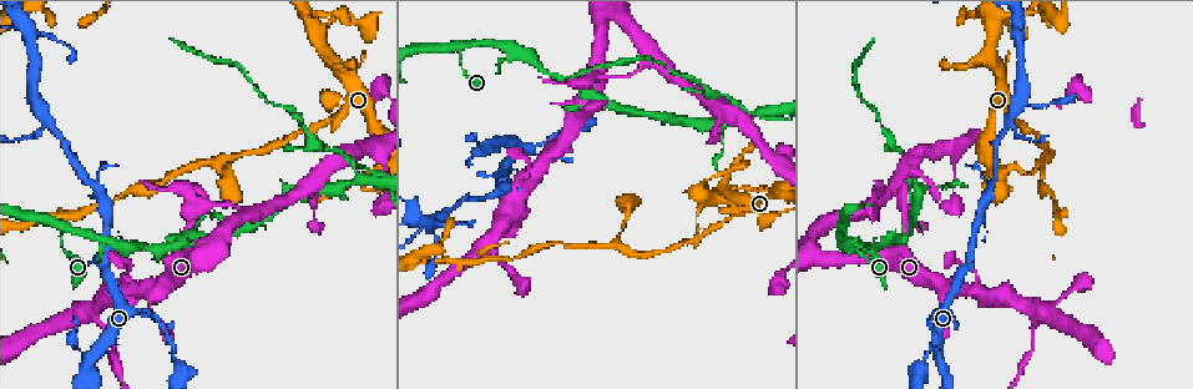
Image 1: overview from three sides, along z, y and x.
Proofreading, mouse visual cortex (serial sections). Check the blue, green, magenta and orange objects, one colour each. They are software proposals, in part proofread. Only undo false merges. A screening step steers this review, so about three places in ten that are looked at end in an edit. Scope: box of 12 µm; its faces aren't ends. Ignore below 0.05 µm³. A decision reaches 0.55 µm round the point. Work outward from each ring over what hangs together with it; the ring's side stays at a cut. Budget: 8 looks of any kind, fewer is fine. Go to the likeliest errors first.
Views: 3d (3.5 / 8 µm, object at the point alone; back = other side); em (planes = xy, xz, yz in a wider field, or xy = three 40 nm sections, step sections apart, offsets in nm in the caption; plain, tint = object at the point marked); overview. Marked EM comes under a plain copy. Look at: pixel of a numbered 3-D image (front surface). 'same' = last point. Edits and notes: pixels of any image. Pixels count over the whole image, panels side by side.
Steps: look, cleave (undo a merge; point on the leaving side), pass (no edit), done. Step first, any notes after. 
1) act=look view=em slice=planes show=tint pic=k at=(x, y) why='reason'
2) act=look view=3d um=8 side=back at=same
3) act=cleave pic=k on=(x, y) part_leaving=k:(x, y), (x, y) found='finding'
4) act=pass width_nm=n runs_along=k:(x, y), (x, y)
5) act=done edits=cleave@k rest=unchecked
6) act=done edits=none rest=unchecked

act=look view=em slice=planes show=tint pic=1 at=(842, 231) why='a fork'

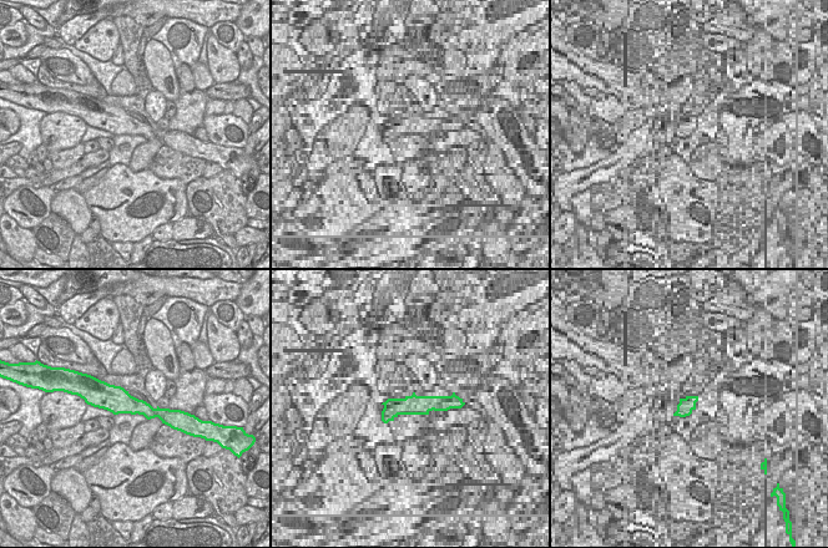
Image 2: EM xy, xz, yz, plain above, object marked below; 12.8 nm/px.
act=look view=3d um=3.5 at=same why='see where the arms go'

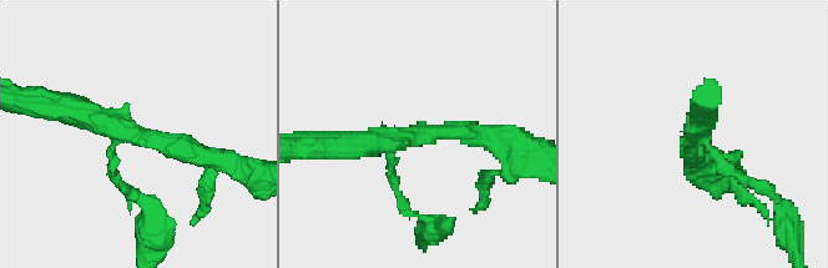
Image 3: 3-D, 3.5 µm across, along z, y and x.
act=pass arm_widths_nm=150,250,350 runs_along=2:(92, 400), (171, 412) found='continuous, no second cell'

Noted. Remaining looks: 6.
act=look view=3d um=3.5 pic=1 at=(909, 234) why='side arm on a straight run'

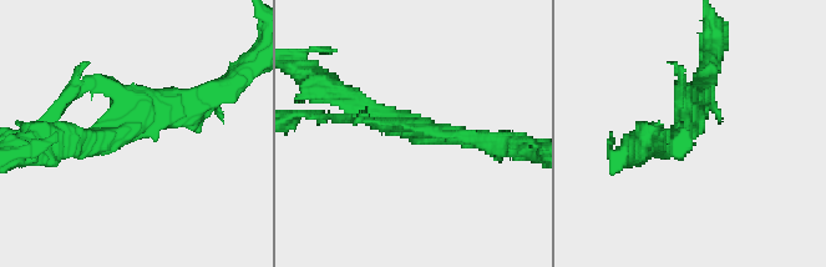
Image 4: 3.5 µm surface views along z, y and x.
act=look view=em slice=xy step=5 show=tint pic=4 at=(132, 126) arms=3 arm_widths_nm=100,250,300 why='need the tissue'

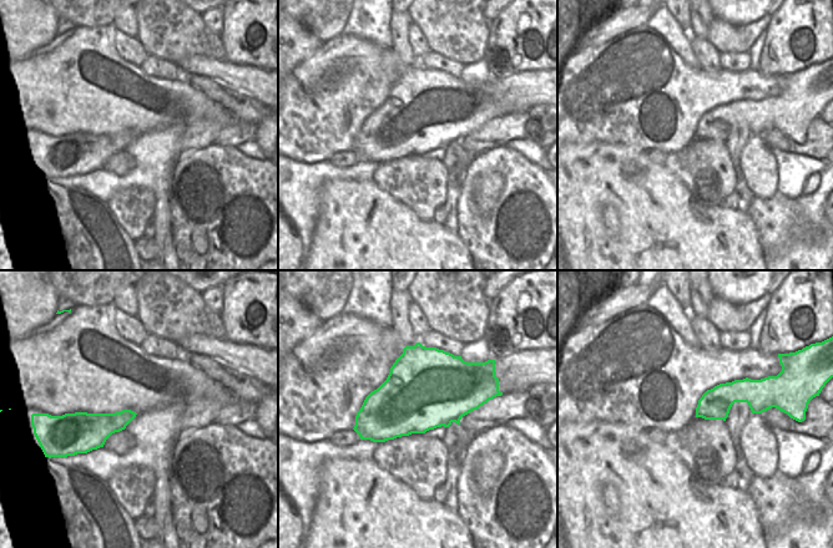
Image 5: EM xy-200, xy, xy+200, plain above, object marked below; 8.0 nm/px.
act=pass runs_along=4:(340, 95), (381, 121), (488, 144) found='one cell here'

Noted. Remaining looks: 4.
act=look view=3d um=3.5 pic=1 at=(422, 219) why='two arms in line, one across'

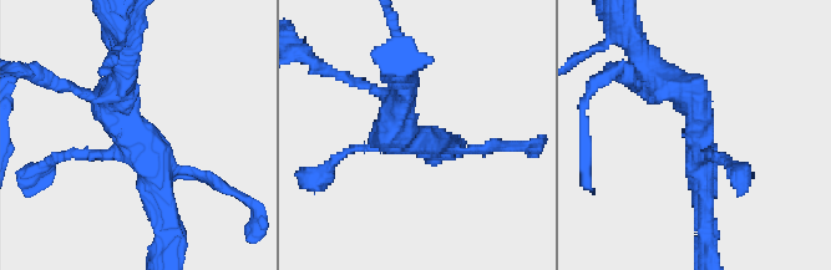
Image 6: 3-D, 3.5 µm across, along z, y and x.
act=look view=em slice=xy step=2 show=tint pic=6 at=(419, 141)

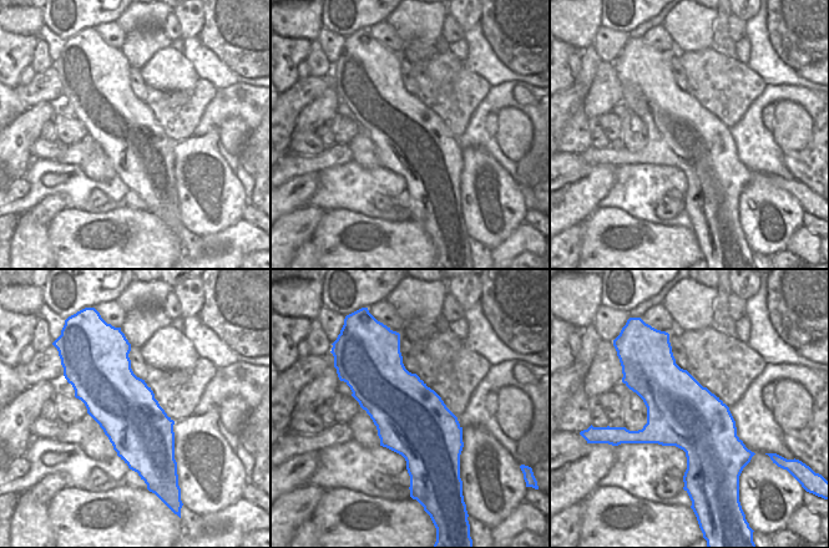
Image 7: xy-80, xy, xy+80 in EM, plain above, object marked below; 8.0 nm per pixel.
act=pass width_nm=600 runs_along=6:(166, 217), (109, 93) found='continuous, no second cell'

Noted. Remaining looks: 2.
act=done edits=none rest=unchecked

